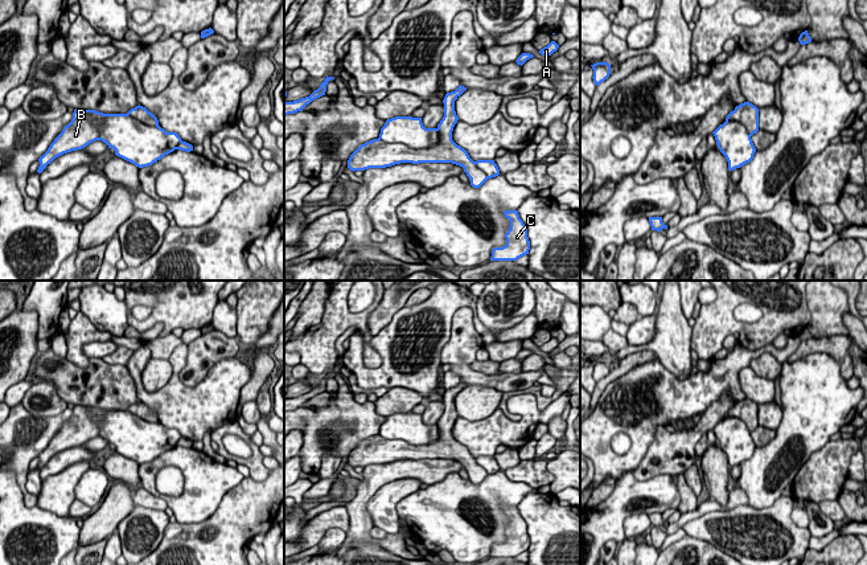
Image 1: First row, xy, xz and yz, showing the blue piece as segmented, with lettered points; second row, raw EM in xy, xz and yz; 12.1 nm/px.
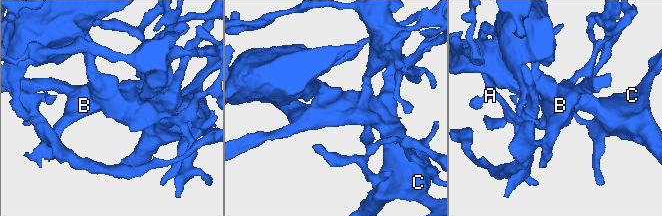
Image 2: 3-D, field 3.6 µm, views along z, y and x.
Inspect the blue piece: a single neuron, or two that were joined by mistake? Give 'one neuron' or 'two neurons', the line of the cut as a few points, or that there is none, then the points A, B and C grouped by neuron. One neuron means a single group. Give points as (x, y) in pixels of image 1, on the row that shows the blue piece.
two neurons; cut in xz along (439, 131), (434, 146), (420, 148), (378, 138); A / B C

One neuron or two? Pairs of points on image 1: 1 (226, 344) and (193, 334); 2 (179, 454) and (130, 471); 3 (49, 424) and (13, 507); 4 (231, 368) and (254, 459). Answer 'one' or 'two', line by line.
1: two
2: two
3: two
4: two

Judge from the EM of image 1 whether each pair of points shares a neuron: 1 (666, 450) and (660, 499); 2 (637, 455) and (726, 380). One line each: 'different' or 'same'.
1: different
2: same

